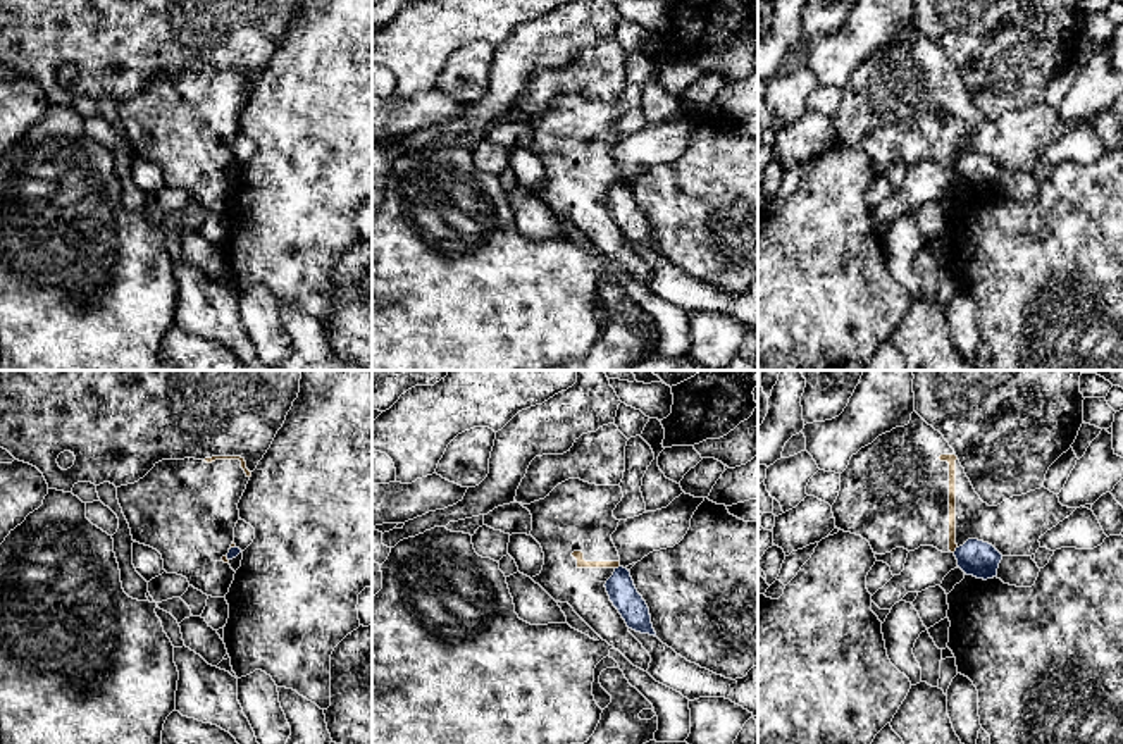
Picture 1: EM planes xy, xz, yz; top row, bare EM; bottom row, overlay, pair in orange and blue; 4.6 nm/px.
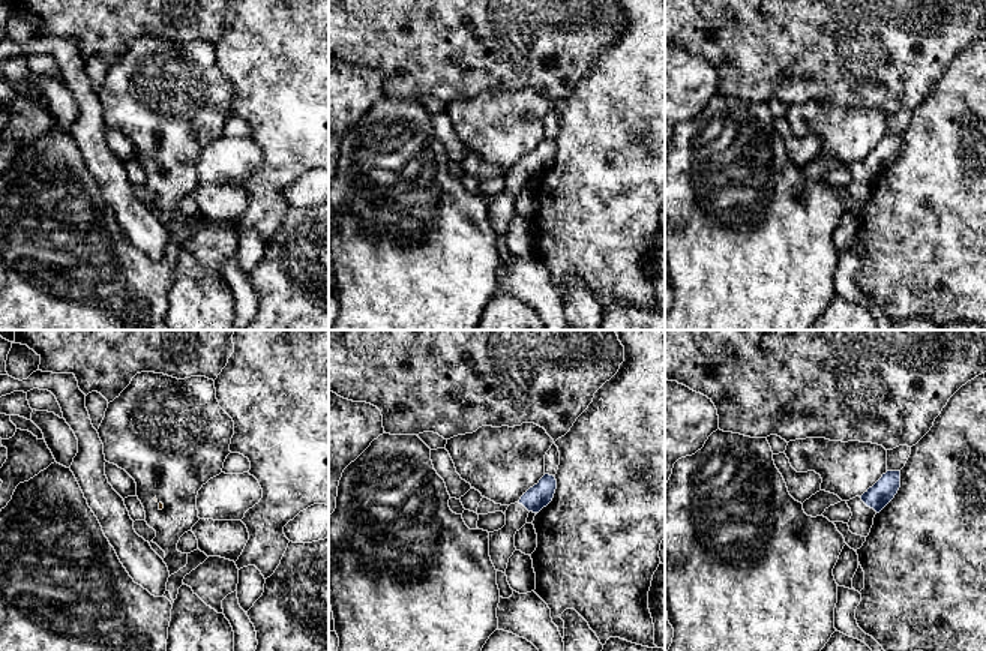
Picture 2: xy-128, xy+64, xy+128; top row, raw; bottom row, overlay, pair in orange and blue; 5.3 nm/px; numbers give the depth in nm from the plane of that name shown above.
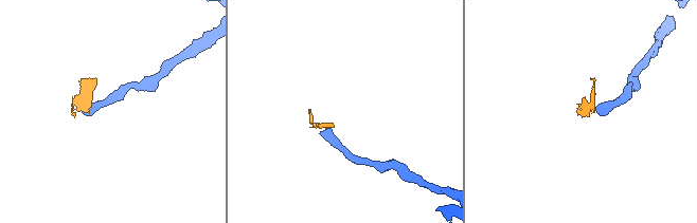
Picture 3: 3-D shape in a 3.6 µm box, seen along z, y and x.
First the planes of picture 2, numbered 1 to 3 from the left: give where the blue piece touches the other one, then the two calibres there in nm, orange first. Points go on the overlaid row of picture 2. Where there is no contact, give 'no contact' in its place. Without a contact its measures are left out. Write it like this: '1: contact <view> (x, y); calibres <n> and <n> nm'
1: no contact
2: no contact
3: no contact

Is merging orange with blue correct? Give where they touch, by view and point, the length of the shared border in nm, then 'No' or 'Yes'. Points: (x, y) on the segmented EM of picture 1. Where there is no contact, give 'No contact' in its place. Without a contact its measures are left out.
Touches orange at yz (955, 550). Shared border 40 nm. No

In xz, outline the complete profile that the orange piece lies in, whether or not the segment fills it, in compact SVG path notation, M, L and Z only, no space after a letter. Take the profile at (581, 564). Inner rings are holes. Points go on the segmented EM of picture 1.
M568 479L544 499L522 505L532 515L530 536L544 553L543 570L532 580L555 601L568 603L603 641L648 672L649 653L629 632L605 587L620 567L611 534L620 522L613 510L622 498L620 486Z

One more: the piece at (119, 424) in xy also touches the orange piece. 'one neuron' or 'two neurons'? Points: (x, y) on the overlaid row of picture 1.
two neurons

